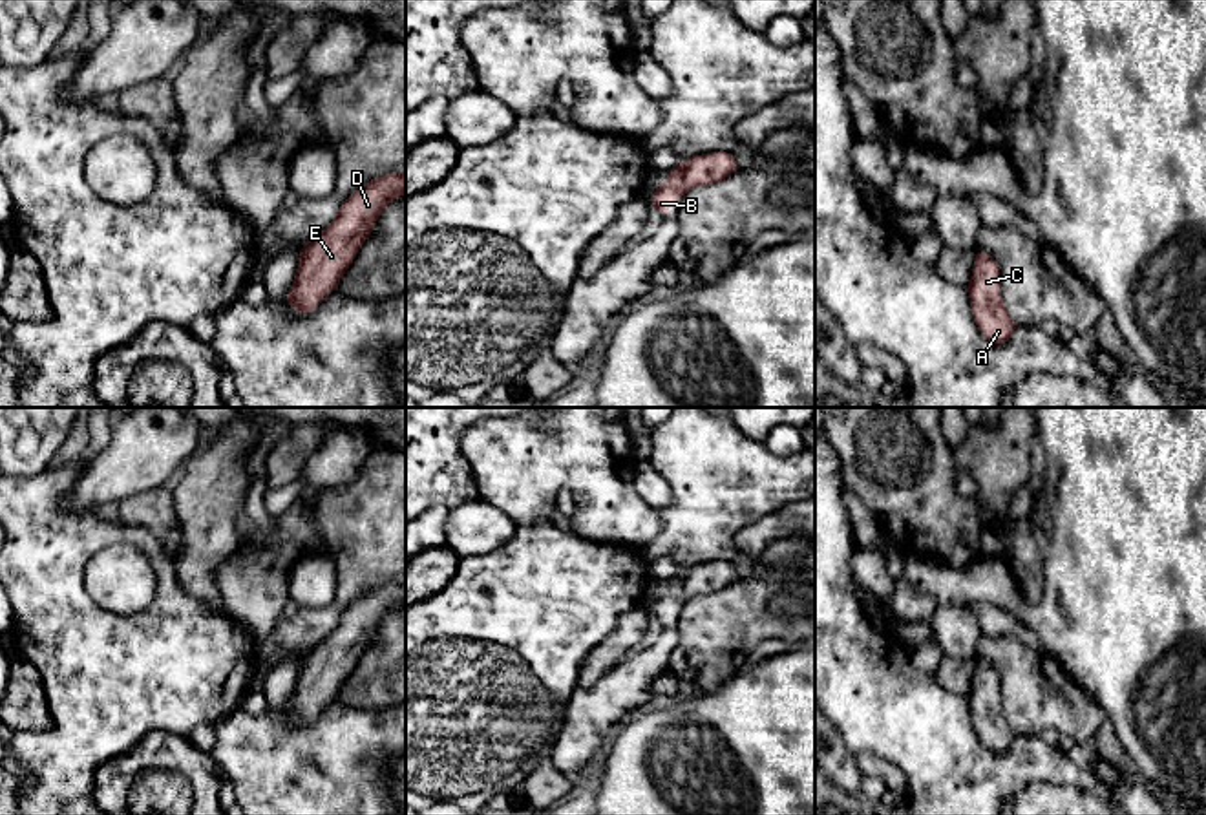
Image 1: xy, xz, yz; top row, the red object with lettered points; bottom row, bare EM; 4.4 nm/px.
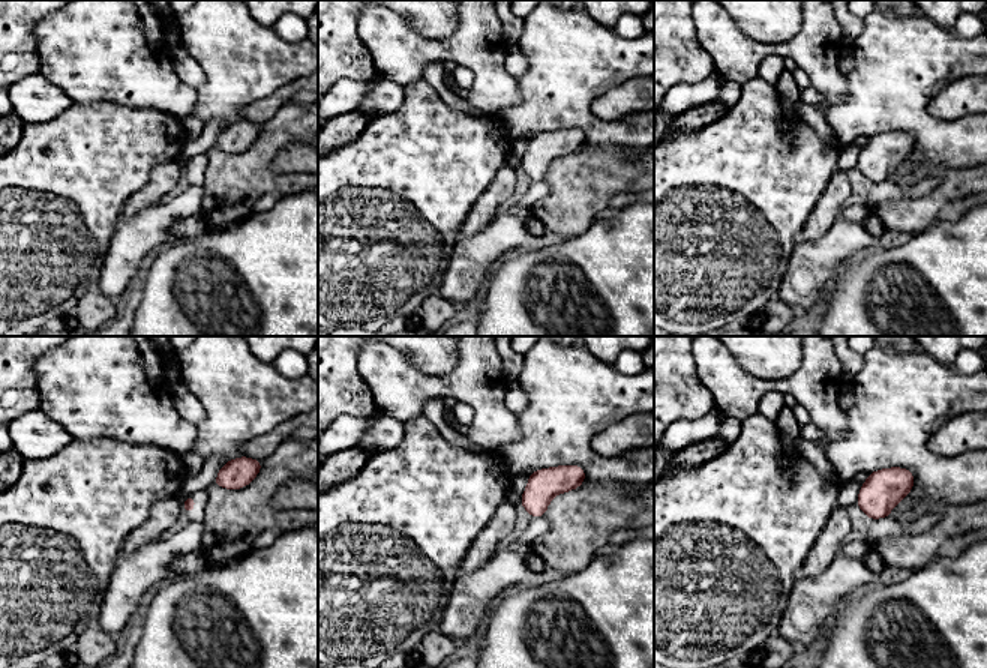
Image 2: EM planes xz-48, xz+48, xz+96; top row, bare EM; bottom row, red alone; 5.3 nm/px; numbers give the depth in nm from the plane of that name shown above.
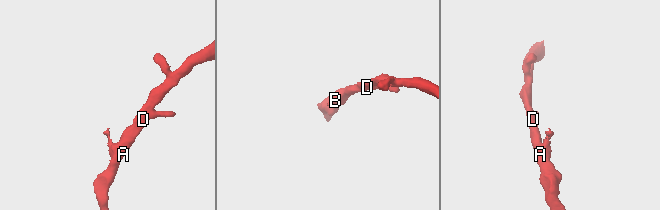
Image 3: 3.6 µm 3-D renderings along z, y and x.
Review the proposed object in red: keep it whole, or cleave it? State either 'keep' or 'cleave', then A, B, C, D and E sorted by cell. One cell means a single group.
keep; groups A B C D E

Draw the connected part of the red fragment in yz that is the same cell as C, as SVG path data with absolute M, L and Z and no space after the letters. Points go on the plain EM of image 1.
M974 658L974 662L972 689L967 694L974 729L990 753L1001 755L1010 747L1018 733L1003 718L998 672L985 660Z

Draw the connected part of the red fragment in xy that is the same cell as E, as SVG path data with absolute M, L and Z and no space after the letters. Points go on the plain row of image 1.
M386 583L342 612L336 629L298 660L296 689L283 705L292 720L311 724L329 702L336 700L382 618L404 601L406 583Z

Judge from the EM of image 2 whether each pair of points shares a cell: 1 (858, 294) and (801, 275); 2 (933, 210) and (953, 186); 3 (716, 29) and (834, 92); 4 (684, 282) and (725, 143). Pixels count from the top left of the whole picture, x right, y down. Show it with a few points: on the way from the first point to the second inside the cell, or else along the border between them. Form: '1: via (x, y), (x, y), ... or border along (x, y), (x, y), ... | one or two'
1: border along (854, 258), (836, 278), (815, 317) | two
2: via (935, 204), (947, 192) | one
3: via (746, 50), (797, 50), (809, 62) | one
4: via (692, 248), (692, 233), (725, 200), (725, 177) | one

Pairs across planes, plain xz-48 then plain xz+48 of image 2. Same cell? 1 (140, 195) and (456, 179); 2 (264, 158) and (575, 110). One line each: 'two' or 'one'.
1: two
2: two

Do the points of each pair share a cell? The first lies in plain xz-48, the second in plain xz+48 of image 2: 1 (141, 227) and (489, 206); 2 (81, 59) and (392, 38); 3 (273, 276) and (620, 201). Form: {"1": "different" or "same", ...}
{"1": "different", "2": "same", "3": "different"}

